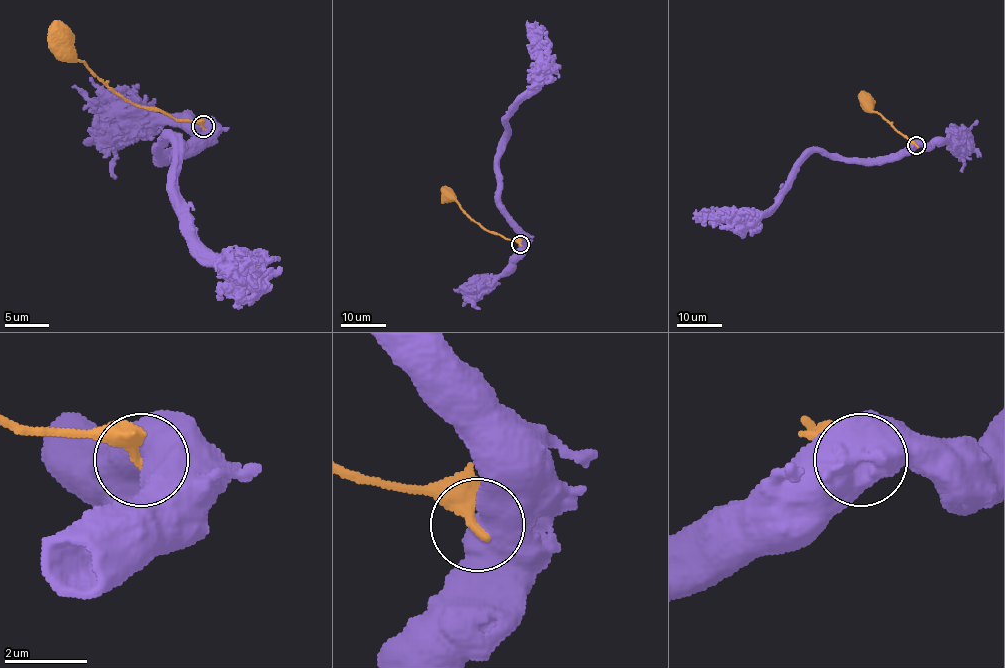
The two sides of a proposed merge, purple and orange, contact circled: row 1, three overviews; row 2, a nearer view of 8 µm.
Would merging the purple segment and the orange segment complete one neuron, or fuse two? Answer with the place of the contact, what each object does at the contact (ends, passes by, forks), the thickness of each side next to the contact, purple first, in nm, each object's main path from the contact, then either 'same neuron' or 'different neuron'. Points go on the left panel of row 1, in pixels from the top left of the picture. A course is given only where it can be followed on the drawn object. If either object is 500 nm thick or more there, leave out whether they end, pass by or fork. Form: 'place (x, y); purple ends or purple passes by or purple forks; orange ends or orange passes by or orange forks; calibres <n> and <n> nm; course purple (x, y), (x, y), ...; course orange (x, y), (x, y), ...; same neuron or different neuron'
place (203, 126); calibres 900 and 360 nm; course purple (203, 127), (188, 147), (161, 153), (170, 138), (177, 151), (177, 213), (235, 276), (228, 269), (217, 271); course orange (203, 127), (192, 120), (175, 120), (161, 111), (128, 102), (63, 47); different neuron

